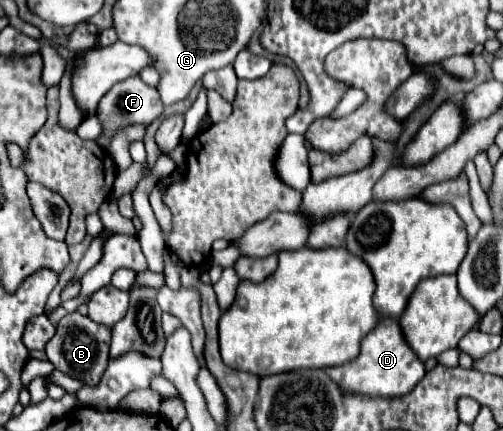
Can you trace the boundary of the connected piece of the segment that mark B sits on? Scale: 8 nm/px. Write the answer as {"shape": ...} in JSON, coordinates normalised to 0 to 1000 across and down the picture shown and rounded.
{"shape":[[[147,722],[115,749],[111,777],[91,800],[91,828],[107,847],[107,856],[131,865],[143,879],[163,884],[167,893],[191,898],[207,856],[215,852],[215,800],[219,763],[207,763],[207,754],[191,754],[179,735],[167,735],[155,722]]]}

